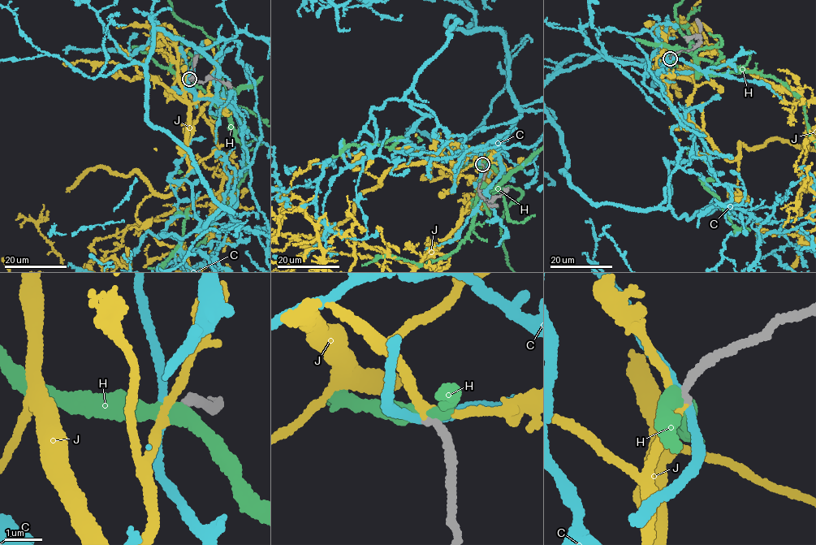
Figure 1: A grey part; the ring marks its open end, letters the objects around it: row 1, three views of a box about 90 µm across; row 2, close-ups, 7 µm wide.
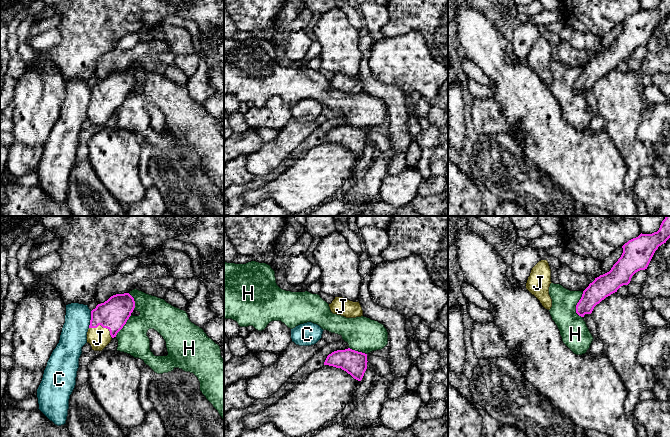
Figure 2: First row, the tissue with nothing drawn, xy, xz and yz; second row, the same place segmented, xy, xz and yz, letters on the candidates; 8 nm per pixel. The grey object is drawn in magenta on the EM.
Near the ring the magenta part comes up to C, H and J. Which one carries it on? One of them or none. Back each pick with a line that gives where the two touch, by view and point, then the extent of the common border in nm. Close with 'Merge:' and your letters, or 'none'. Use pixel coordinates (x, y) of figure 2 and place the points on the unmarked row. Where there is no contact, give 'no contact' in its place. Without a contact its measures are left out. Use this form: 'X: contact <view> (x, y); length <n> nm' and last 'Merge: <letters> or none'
J: contact xy (102, 102); length 200 nm
Merge: J

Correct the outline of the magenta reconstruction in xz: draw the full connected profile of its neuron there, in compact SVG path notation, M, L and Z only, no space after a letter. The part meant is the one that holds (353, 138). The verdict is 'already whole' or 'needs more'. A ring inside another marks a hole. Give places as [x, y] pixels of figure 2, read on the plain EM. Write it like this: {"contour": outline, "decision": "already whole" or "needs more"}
{"contour": "M348 124L329 130L324 141L341 144L354 155L361 157L367 145L367 138L367 130Z", "decision": "already whole"}

